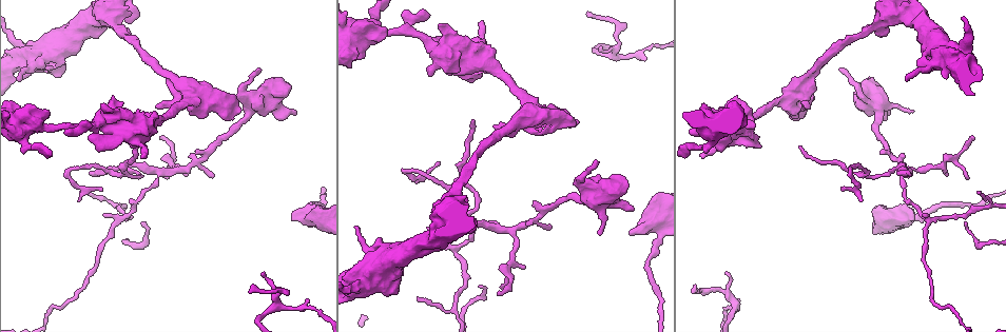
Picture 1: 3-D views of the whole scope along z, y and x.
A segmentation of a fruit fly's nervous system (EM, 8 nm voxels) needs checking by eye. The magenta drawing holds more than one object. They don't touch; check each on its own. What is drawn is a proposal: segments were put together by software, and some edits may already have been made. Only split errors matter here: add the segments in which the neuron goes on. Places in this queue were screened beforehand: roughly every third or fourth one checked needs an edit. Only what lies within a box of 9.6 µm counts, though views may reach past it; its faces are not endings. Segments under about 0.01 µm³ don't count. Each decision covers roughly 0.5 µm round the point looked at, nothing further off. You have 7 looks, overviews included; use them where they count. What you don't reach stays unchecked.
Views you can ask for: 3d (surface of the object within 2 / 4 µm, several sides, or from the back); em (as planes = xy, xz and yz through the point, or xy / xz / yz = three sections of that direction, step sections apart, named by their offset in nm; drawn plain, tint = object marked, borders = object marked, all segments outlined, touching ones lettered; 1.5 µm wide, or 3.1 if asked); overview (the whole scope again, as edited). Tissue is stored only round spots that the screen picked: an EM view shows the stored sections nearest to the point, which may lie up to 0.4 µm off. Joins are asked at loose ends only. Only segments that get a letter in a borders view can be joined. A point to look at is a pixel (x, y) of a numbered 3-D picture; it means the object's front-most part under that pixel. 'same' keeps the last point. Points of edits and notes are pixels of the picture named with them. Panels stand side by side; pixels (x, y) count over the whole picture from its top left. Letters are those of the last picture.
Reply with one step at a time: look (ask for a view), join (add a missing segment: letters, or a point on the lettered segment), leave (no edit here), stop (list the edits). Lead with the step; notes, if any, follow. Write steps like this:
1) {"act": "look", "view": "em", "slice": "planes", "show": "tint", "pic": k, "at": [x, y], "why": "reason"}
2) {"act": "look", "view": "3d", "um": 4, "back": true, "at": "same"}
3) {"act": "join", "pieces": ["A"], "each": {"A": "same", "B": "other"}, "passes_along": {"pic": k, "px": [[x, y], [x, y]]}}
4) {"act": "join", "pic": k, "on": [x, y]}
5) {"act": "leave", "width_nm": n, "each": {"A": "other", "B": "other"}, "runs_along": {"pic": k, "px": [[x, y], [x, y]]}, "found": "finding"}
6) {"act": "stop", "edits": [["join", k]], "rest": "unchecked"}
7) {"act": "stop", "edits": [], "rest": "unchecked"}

{"act": "look", "view": "em", "slice": "yz", "step": 4, "show": "borders", "pic": 1, "at": [575, 125], "why": "thick end"}

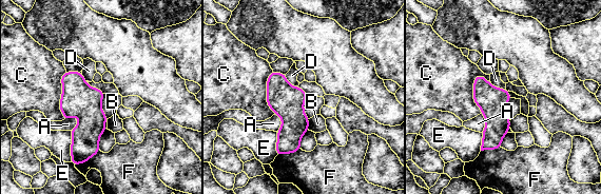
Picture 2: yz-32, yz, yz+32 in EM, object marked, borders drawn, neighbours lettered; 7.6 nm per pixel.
{"act": "leave", "each": {"A": "other", "B": "other", "C": "other", "D": "other", "E": "other", "F": "other"}, "border": {"pic": 2, "px": [[478, 74], [473, 102], [482, 113]]}, "found": "none of them fits"}

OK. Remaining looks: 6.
{"act": "look", "view": "em", "slice": "xy", "step": 4, "show": "borders", "pic": 1, "at": [90, 174], "why": "free end"}

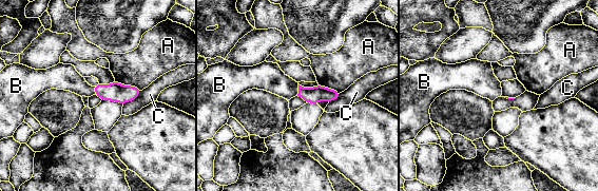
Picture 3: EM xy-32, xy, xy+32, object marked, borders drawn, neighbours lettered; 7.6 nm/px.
{"act": "join", "pieces": ["B"], "longest_contact_nm": ["A", 220], "each": {"A": "other", "B": "same", "C": "other"}, "passes_along": {"pic": 3, "px": [[311, 95], [298, 90], [269, 77]]}, "found": "the neuron continues"}

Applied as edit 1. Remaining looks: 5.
{"act": "look", "view": "overview"}

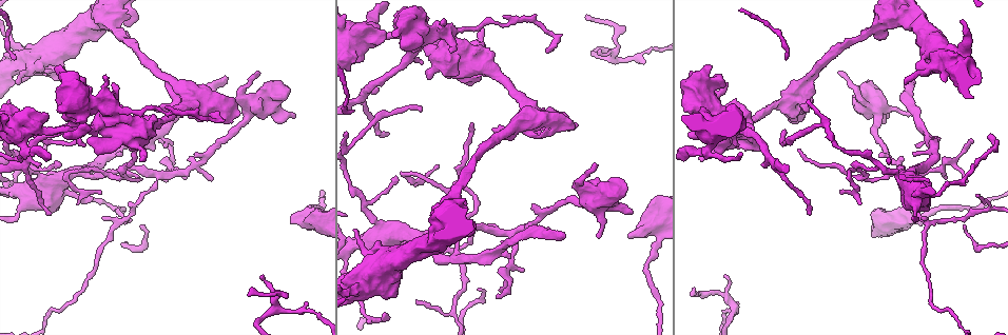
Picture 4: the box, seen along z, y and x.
{"act": "look", "view": "em", "slice": "planes", "show": "tint", "pic": 4, "at": [470, 124], "why": "an open end"}

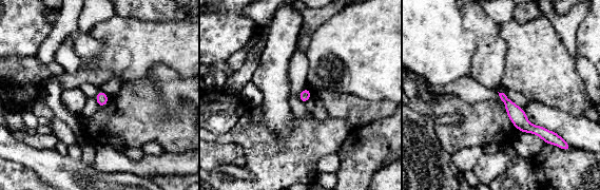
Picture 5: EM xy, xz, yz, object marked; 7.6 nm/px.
{"act": "look", "view": "em", "slice": "planes", "show": "borders", "at": "same", "why": "what lies round it"}

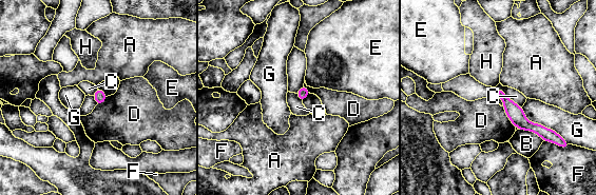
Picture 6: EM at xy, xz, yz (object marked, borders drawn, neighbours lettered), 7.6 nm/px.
{"act": "leave", "each": {"A": "other", "B": "other", "C": "other", "D": "other", "E": "other", "F": "other", "G": "other", "H": "other"}, "border": {"pic": 6, "px": [[496, 89], [503, 92], [521, 106]]}, "found": "no lettered segment goes on from it"}

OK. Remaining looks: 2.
{"act": "stop", "edits": [["join", 3]], "rest": "unchecked"}

